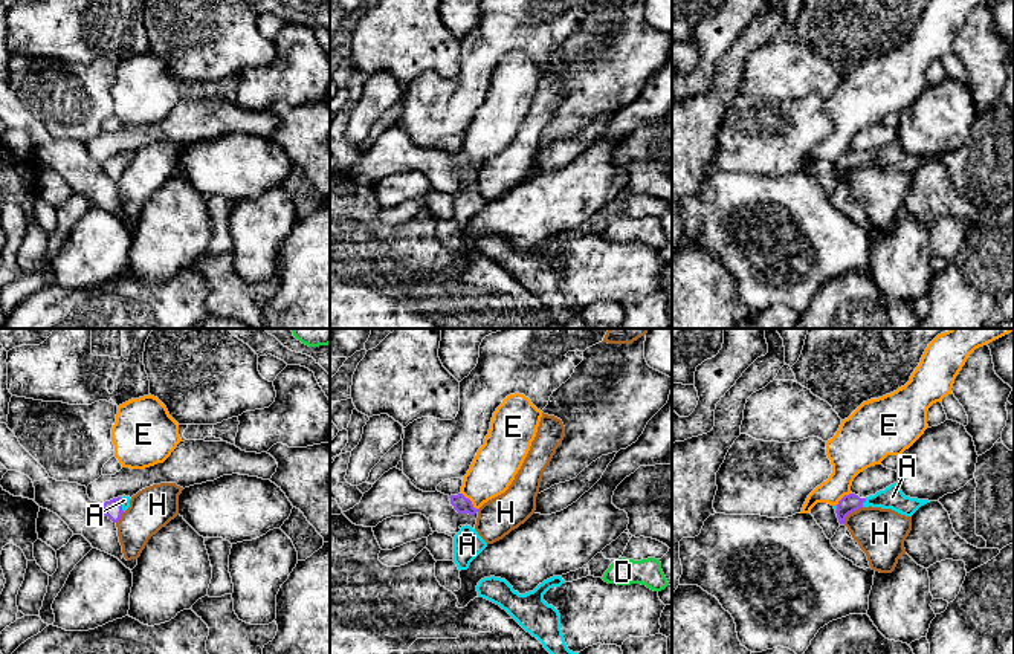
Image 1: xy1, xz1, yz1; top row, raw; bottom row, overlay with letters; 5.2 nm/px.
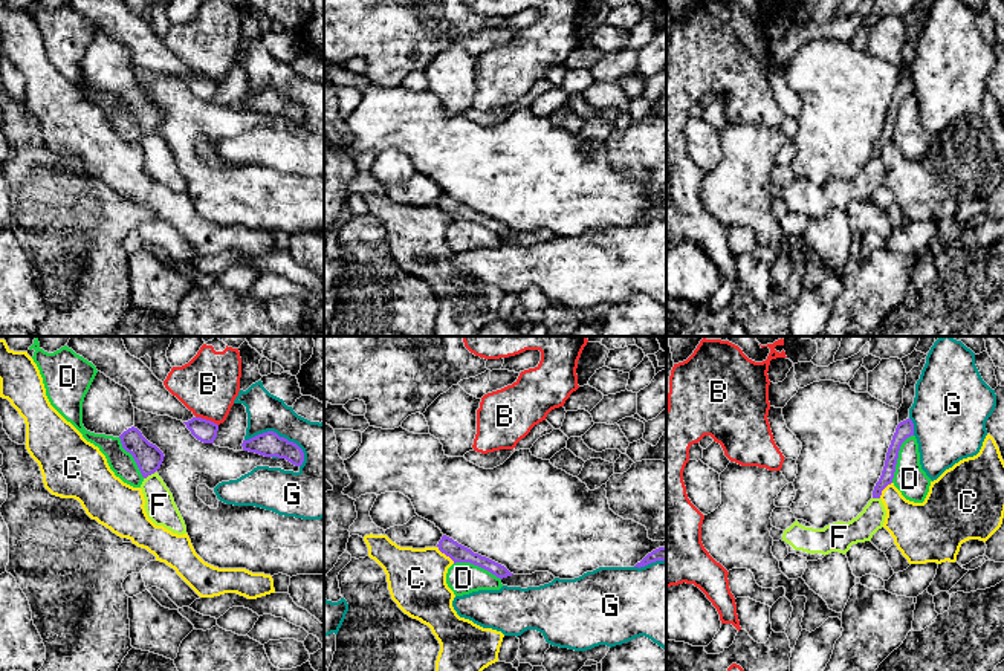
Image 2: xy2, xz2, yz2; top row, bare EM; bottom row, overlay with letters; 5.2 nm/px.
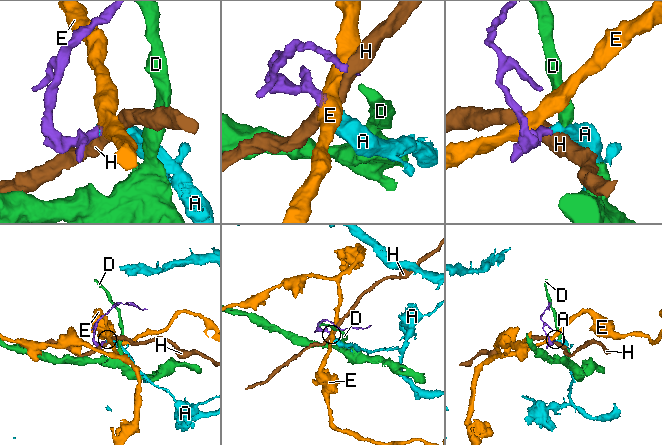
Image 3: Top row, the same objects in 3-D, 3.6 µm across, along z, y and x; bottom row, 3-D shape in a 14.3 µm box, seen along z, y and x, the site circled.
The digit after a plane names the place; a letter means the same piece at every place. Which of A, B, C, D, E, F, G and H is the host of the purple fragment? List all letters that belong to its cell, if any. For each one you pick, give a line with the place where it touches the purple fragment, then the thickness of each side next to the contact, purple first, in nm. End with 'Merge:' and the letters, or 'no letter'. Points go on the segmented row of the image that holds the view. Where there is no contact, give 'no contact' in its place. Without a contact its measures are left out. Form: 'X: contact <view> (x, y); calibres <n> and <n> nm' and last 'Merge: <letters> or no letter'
A: contact yz1 (863, 501); calibres 100 and 120 nm
Merge: A

